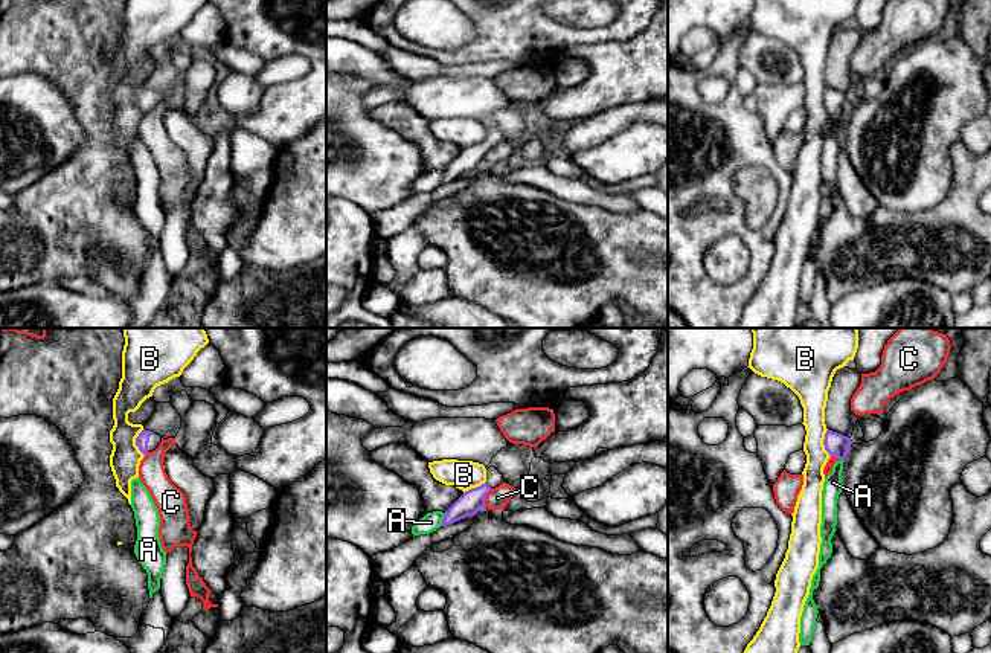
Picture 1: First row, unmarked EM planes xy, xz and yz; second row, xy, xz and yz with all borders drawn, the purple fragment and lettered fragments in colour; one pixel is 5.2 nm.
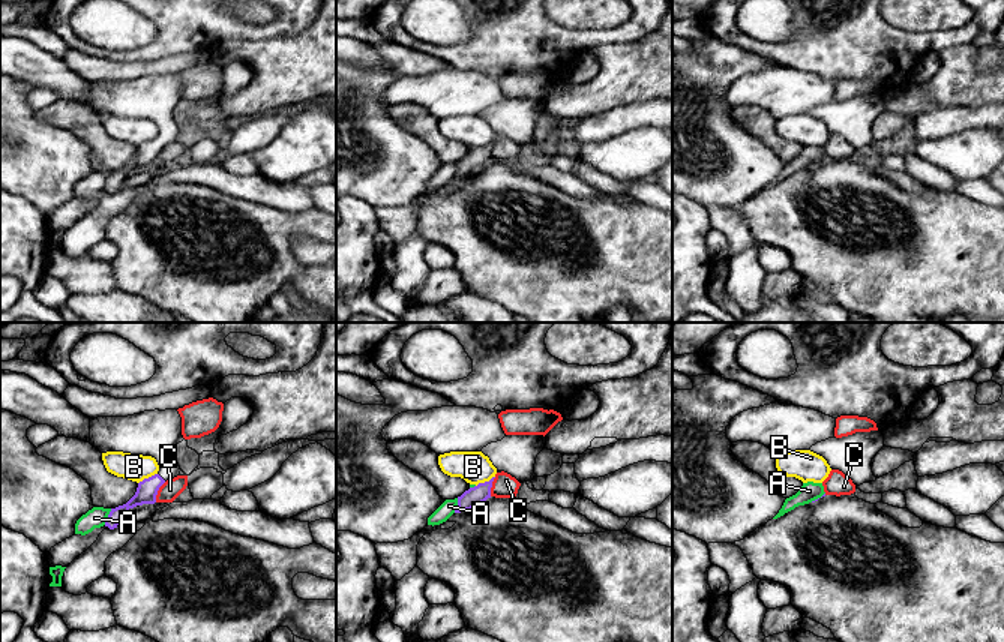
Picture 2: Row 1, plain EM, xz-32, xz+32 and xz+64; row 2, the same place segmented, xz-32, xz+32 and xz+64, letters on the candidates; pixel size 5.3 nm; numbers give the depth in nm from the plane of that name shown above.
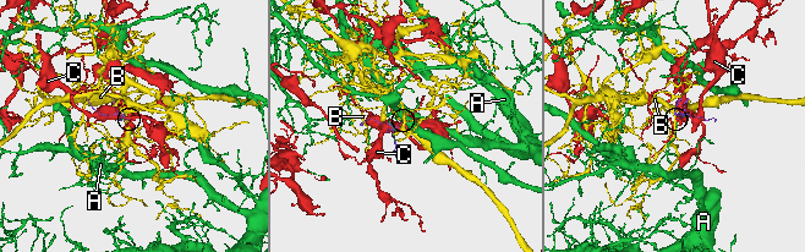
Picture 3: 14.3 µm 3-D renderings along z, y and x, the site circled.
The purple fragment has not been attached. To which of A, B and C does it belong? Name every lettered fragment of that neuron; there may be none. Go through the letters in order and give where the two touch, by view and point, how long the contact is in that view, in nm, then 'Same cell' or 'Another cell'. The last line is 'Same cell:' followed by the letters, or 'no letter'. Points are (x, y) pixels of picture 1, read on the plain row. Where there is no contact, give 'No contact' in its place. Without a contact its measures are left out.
A: Touches purple at xz (442, 177). Shared border 80 nm. Another cell
B: Touches purple at yz (824, 101). Shared border 150 nm. Another cell
C: Touches purple at xz (485, 154). Shared border 110 nm. Another cell
Same cell: no letter

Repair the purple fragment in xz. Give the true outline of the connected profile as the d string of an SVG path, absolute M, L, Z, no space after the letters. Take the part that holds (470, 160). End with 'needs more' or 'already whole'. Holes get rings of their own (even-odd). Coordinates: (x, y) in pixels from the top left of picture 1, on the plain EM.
M489 125L486 128L486 140L480 145L465 150L444 172L442 183L451 183L468 174L474 174L477 169L485 166L486 153L505 140L503 133L496 127Z; needs more

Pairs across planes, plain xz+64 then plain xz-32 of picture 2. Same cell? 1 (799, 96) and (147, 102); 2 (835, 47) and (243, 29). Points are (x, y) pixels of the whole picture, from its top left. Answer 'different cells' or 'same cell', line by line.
1: same cell
2: same cell

